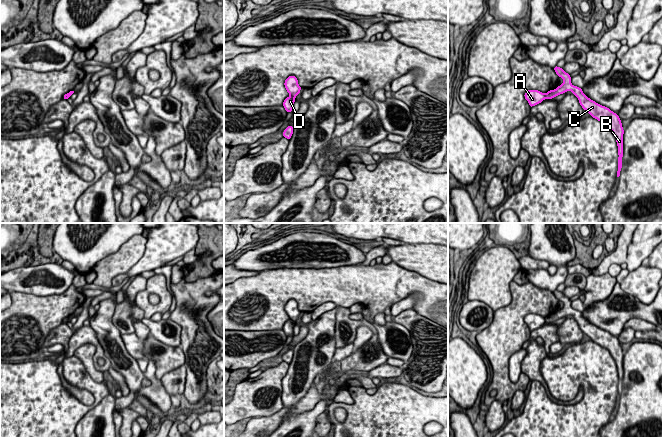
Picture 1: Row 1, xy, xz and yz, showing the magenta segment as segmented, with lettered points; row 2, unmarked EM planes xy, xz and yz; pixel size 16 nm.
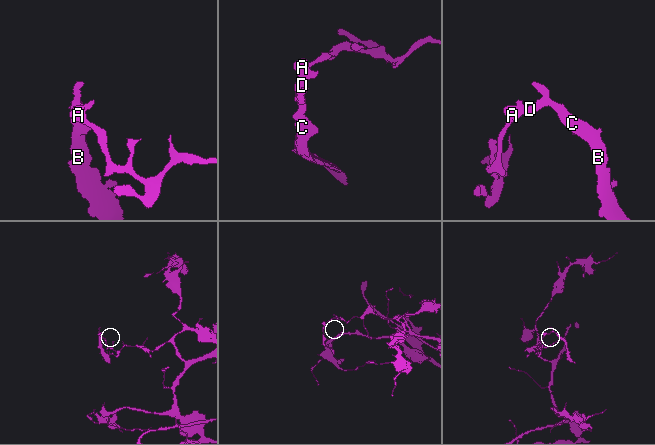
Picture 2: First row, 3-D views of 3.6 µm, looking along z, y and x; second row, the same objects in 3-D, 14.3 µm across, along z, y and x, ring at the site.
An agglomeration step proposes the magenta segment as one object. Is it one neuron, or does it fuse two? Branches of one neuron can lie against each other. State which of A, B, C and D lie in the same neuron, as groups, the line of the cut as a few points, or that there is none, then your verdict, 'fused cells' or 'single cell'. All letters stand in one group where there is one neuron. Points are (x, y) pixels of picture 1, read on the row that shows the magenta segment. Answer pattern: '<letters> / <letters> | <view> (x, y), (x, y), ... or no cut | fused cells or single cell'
A / B C D | yz (544, 93), (545, 98) | fused cells

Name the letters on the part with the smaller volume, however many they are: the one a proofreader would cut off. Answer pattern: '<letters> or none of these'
B, C, D

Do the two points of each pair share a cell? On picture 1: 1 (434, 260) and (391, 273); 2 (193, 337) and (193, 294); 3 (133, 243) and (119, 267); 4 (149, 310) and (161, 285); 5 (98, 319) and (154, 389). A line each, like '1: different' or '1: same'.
1: different
2: same
3: same
4: same
5: same

